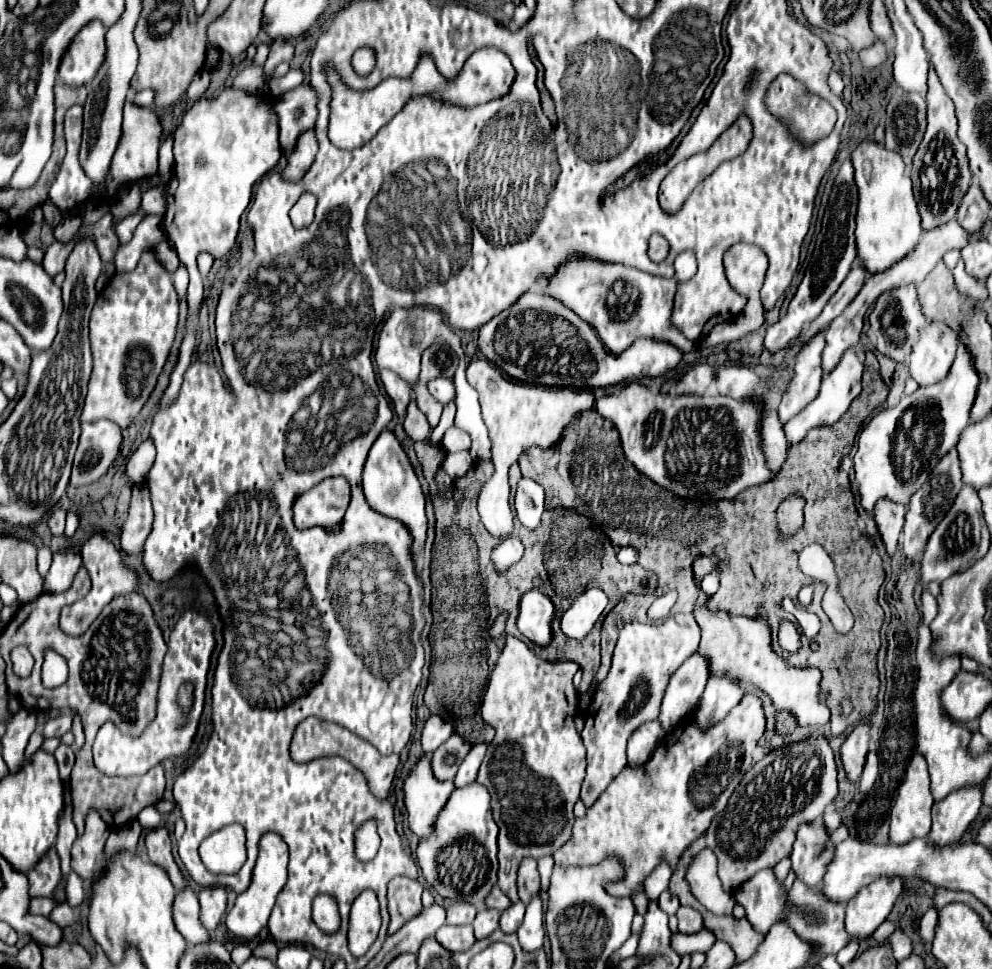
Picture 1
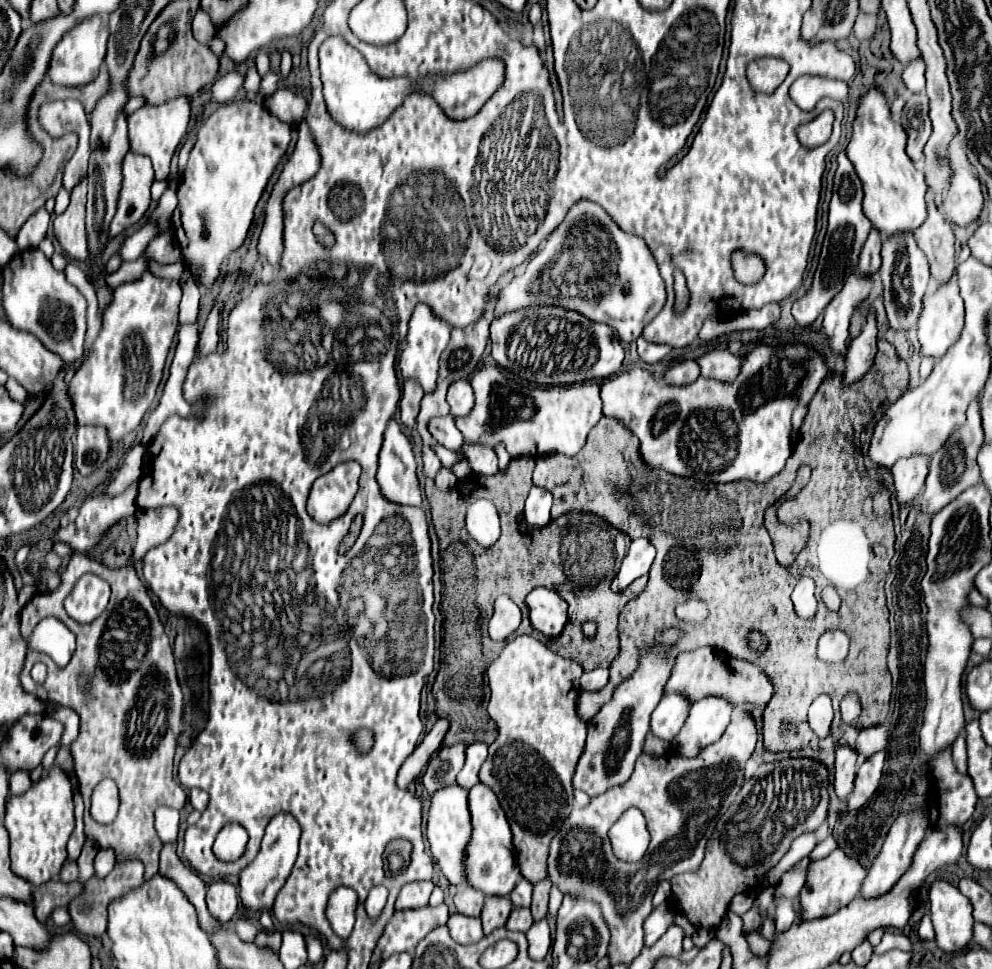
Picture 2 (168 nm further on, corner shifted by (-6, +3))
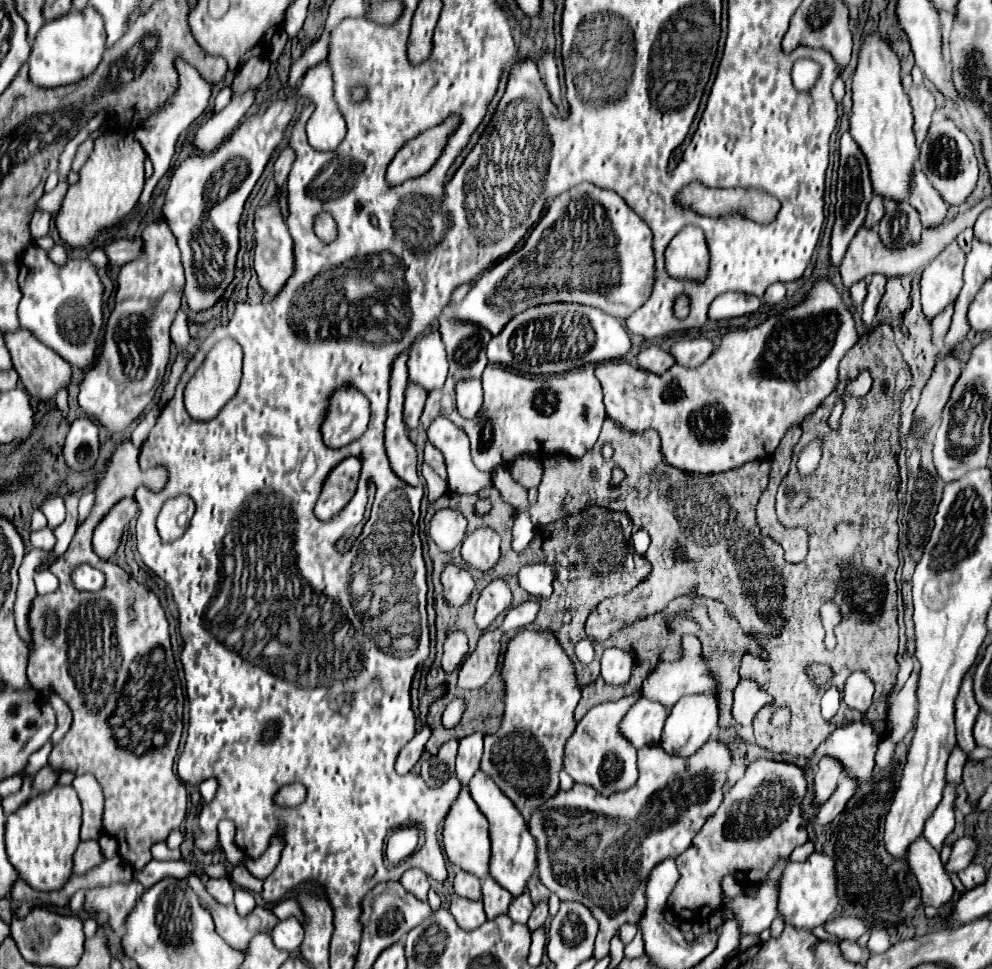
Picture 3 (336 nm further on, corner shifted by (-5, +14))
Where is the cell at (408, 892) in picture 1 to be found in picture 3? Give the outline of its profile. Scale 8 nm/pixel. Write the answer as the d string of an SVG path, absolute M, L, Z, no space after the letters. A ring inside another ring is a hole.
M412 868L412 870L404 872L404 876L402 876L400 882L402 882L402 886L408 888L408 892L412 892L418 900L426 902L426 894L428 894L428 890L430 890L430 884L428 884L428 876L426 876L422 870Z

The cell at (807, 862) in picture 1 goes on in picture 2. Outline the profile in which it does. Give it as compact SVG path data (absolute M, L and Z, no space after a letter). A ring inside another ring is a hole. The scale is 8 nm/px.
M803 857L791 871L787 871L781 881L779 881L779 887L777 887L777 893L775 897L797 897L799 891L803 889L803 885L807 883L807 867L809 867L811 859L809 857Z

